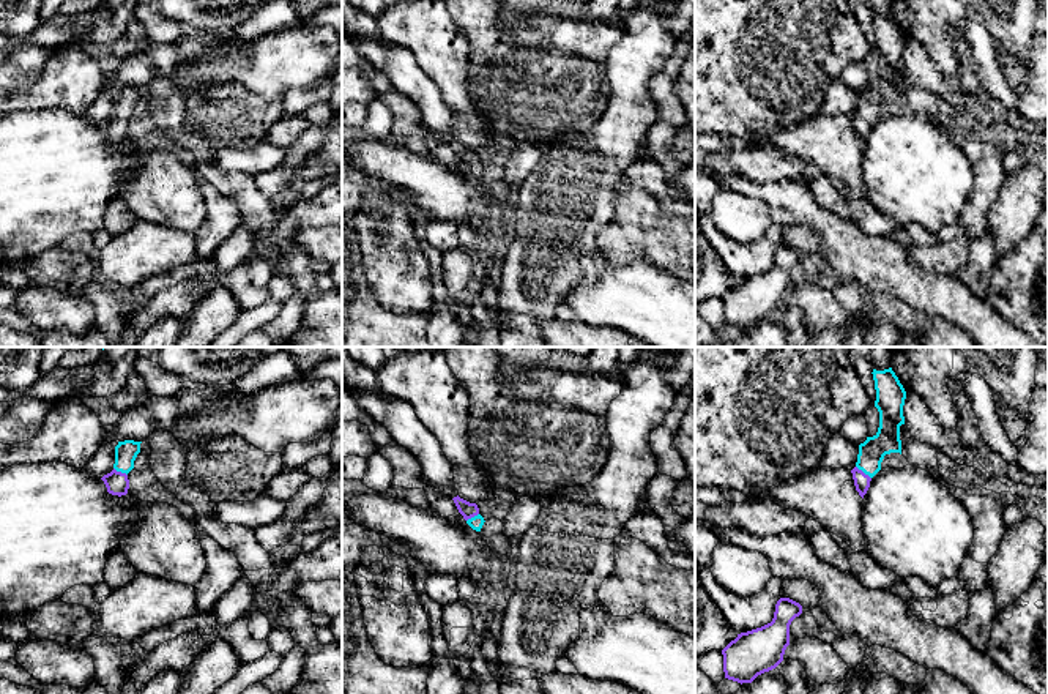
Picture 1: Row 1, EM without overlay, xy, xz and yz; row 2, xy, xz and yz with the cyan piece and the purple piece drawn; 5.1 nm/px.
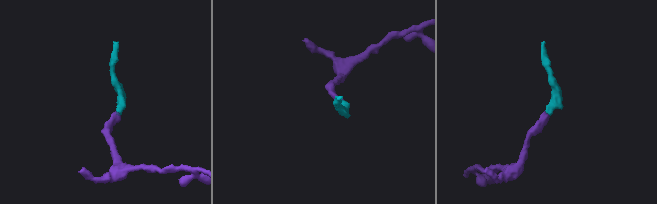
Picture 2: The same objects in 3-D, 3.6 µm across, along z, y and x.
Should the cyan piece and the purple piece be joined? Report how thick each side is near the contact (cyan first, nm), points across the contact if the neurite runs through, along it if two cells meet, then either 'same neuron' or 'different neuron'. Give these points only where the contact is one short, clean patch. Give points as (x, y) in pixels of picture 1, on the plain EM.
calibres 140 and 80 nm; way yz (872, 98), (864, 119), (861, 126); same neuron

